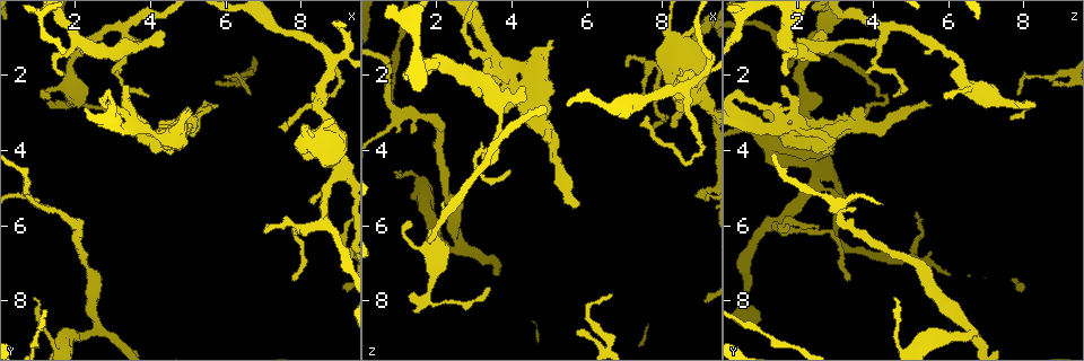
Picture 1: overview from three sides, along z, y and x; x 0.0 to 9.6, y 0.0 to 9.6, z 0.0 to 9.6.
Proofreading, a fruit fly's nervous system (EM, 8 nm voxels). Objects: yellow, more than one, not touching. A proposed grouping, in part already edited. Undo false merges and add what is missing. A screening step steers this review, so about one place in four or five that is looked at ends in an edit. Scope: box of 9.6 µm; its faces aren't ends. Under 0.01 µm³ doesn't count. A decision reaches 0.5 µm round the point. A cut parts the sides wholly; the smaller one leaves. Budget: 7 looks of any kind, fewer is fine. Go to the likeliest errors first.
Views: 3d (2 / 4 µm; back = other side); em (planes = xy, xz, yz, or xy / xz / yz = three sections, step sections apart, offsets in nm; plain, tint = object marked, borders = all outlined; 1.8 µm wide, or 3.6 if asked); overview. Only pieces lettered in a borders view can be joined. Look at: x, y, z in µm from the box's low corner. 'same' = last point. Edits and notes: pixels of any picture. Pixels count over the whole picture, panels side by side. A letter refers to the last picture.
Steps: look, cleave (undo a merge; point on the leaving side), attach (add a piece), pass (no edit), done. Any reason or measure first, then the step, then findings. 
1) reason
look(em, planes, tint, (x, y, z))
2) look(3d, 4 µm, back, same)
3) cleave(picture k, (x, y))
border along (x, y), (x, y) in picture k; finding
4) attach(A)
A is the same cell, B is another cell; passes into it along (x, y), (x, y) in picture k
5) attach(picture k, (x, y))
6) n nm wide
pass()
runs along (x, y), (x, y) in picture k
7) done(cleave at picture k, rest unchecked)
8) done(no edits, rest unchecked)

small branch off a trunk
look(em, xy, step 8, tint, (3.80, 3.40, 1.85))

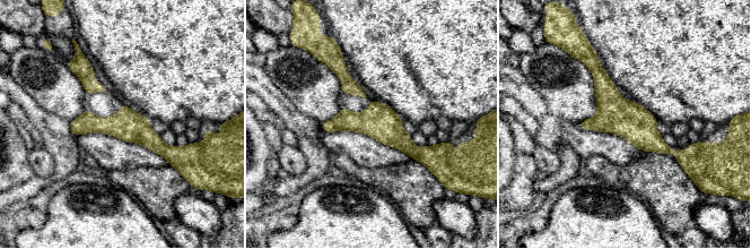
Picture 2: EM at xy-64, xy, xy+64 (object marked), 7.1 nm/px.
look(em, planes, borders, same)

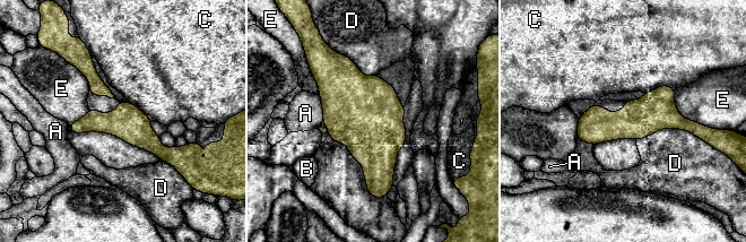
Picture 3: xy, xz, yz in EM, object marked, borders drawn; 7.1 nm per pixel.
D touches over 480 nm
pass()
A, B, C, D and E are other cells; border along (703, 139), (660, 128), (636, 140) in picture 3; one neuron here

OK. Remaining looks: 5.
abrupt turn
look(3d, 4 µm, (2.55, 8.75, 6.60))

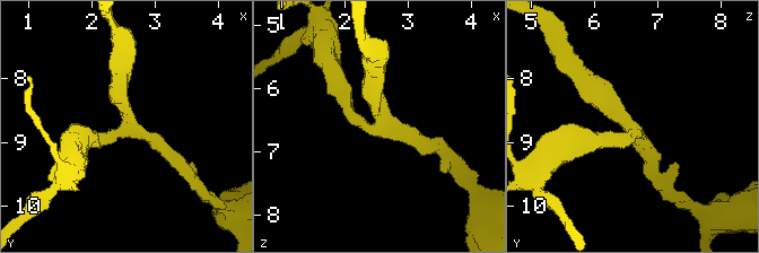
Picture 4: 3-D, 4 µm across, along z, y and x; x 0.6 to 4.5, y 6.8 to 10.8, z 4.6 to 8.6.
now the EM
look(em, planes, borders, (2.50, 8.80, 6.65))

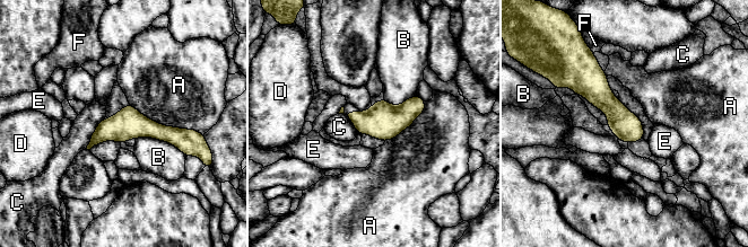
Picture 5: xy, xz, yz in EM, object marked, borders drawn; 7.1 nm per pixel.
200 nm wide
pass()
A, B, C, D, E and F are other cells; border along (129, 103), (161, 124), (199, 133) in picture 5; all the same neuron

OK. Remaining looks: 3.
four or more arms meet
look(em, planes, borders, (3.25, 0.80, 4.35))

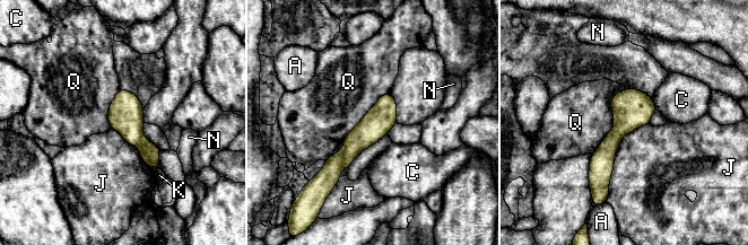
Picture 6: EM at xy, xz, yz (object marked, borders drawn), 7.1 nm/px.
cleave(picture 6, (149, 152))
A, C, J, K, N and Q are other cells; border along (144, 139), (138, 145) in picture 6; a second neuron is stuck on

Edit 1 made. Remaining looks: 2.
done(cleave at picture 6, rest unchecked)

